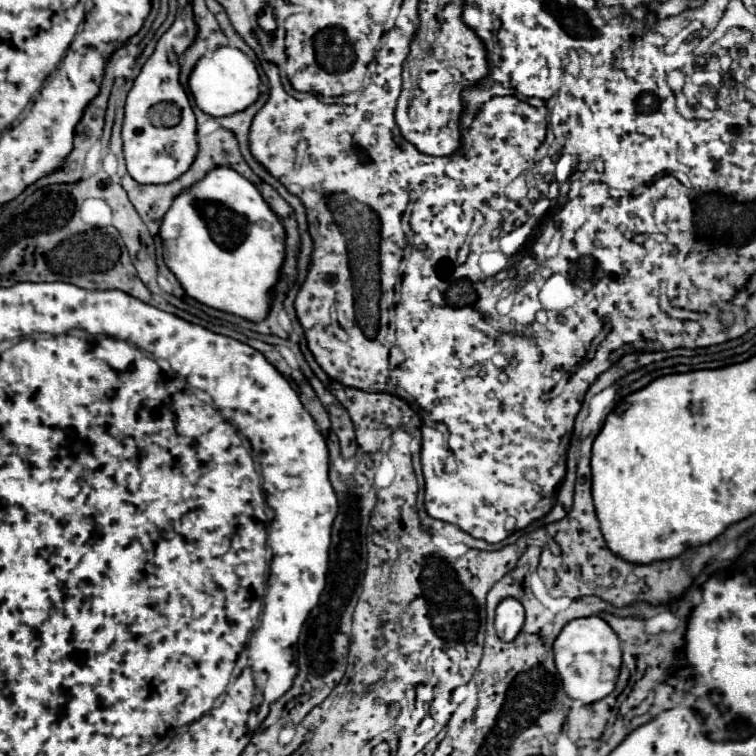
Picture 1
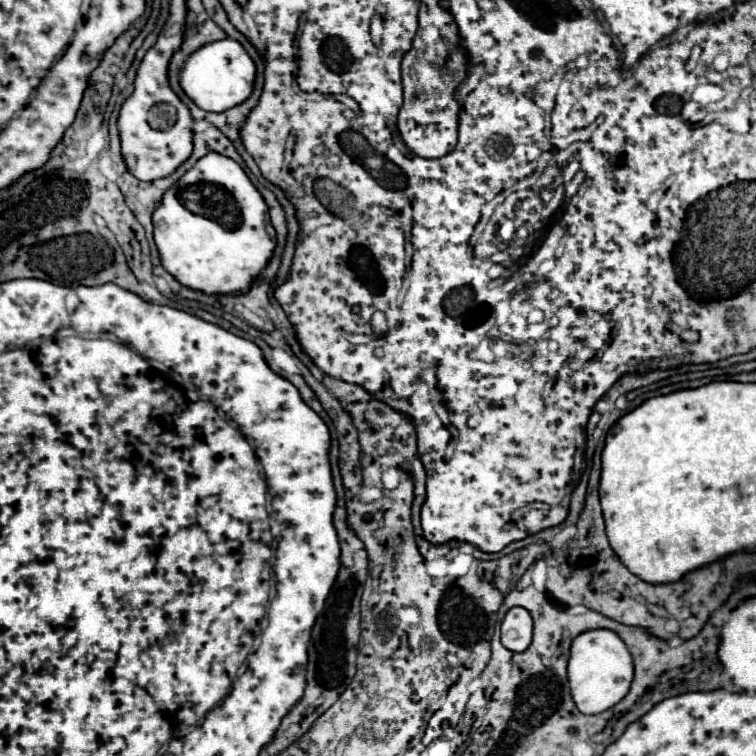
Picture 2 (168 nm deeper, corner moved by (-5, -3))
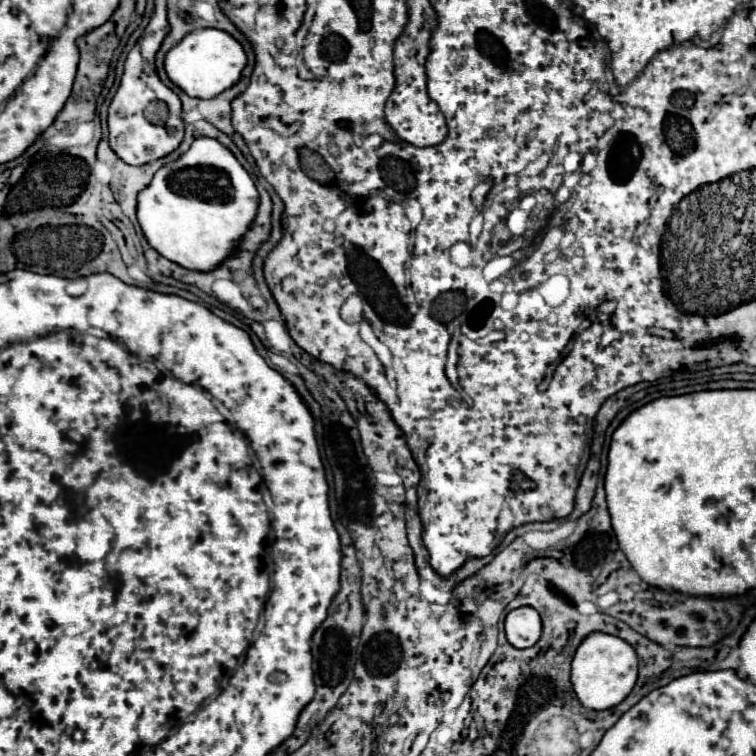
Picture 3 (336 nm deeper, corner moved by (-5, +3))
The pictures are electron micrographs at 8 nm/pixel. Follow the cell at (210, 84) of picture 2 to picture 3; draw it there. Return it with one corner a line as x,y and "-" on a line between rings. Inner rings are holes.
200,28
188,32
176,46
172,46
164,56
164,70
168,78
194,98
214,98
226,88
234,86
240,80
240,74
246,66
246,54
238,40
228,32
218,28

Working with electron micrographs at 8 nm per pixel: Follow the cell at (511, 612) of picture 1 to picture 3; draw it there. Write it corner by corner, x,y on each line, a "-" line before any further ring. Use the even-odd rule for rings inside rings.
516,608
506,616
506,638
514,648
530,648
542,636
542,620
534,608

